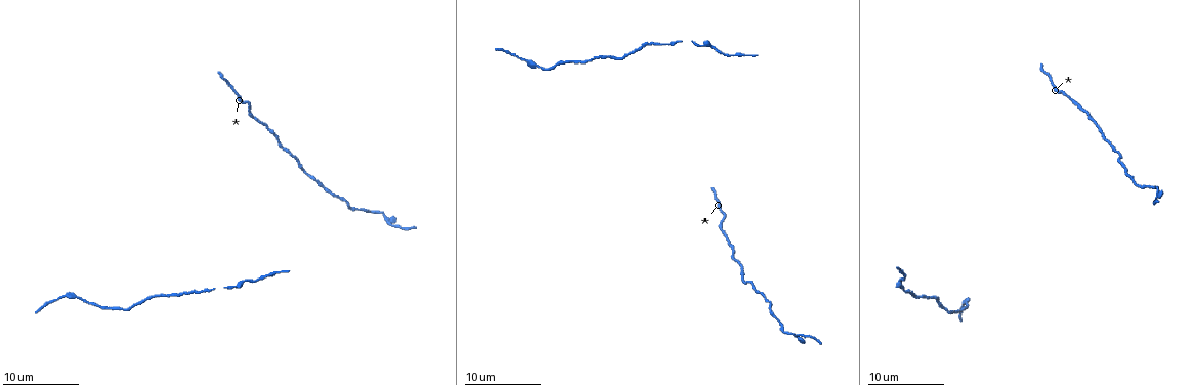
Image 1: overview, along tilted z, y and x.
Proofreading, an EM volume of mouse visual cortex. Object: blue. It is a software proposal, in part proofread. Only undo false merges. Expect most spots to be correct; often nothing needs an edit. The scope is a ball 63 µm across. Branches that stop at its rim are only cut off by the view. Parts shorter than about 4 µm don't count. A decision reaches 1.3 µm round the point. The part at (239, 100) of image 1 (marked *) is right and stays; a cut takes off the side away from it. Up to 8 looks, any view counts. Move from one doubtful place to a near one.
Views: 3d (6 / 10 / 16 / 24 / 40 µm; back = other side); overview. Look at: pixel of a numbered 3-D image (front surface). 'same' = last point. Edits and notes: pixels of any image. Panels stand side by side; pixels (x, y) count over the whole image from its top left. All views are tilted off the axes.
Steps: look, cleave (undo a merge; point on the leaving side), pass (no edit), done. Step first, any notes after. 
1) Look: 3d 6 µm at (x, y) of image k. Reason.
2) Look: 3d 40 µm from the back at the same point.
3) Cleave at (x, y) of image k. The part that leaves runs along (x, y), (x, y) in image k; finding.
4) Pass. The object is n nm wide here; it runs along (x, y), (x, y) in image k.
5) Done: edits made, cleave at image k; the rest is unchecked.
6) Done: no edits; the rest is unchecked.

Look: 3d 16 µm at (110, 308) of image 1. Thin neck.

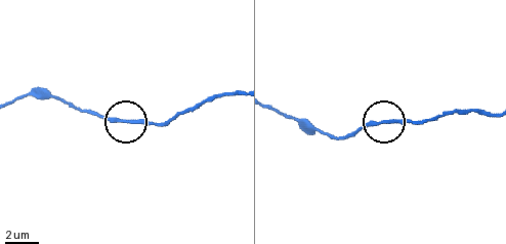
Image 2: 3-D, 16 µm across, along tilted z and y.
Pass. One neuron here.

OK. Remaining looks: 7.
Look: 3d 10 µm at (159, 295) of image 1.

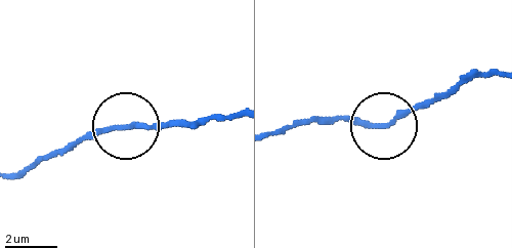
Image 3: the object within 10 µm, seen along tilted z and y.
Pass. The object is 190 nm wide here; one neuron here.

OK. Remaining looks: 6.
Look: 3d 6 µm at (739, 56) of image 1. Narrows sharply.

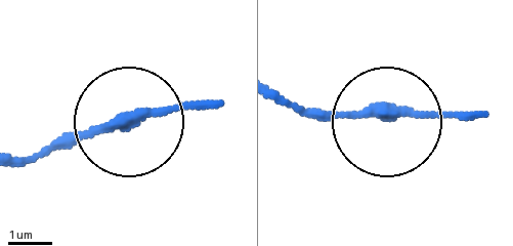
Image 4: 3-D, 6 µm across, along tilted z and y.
Pass. The object is 230 nm wide here; all the same neuron.

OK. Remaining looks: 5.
Look: 3d 16 µm at (81, 300) of image 1. Thick turns thin.

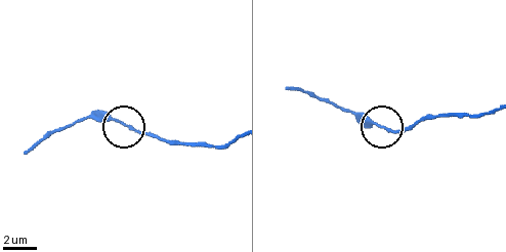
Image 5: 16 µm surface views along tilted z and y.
Pass. All the same neuron.

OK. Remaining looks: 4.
Done: no edits; the rest is unchecked.

